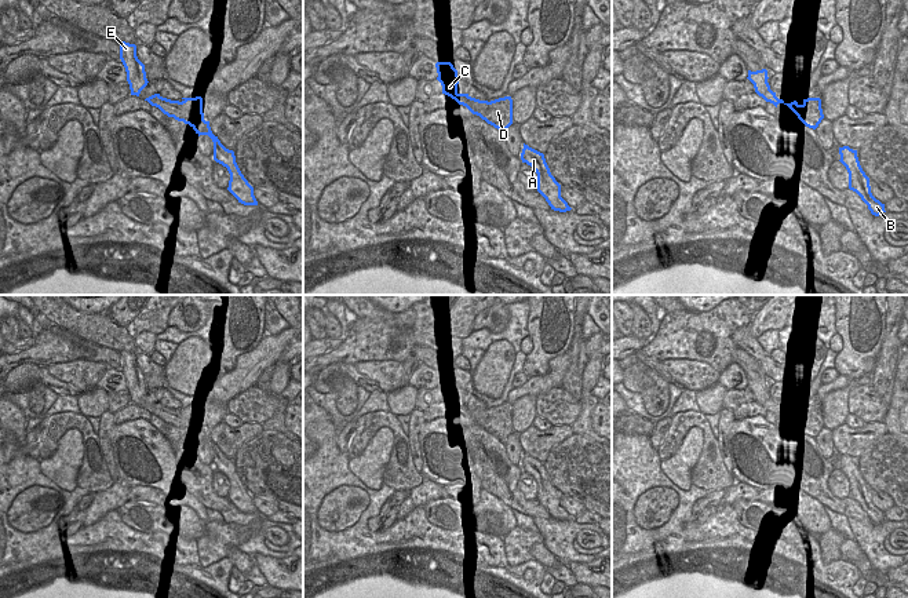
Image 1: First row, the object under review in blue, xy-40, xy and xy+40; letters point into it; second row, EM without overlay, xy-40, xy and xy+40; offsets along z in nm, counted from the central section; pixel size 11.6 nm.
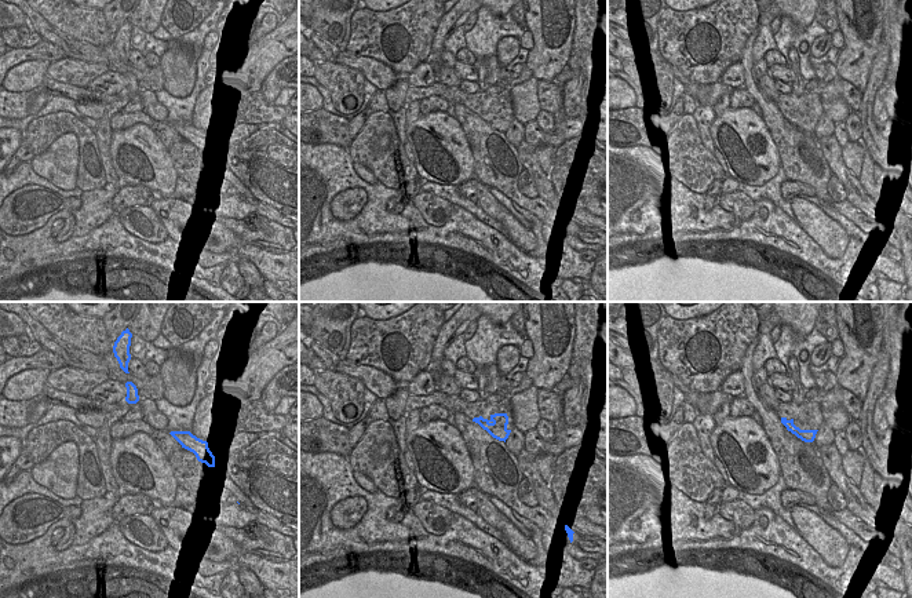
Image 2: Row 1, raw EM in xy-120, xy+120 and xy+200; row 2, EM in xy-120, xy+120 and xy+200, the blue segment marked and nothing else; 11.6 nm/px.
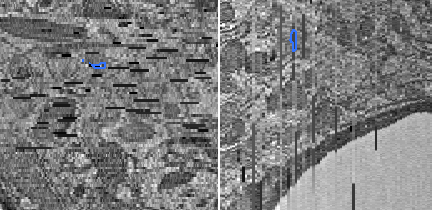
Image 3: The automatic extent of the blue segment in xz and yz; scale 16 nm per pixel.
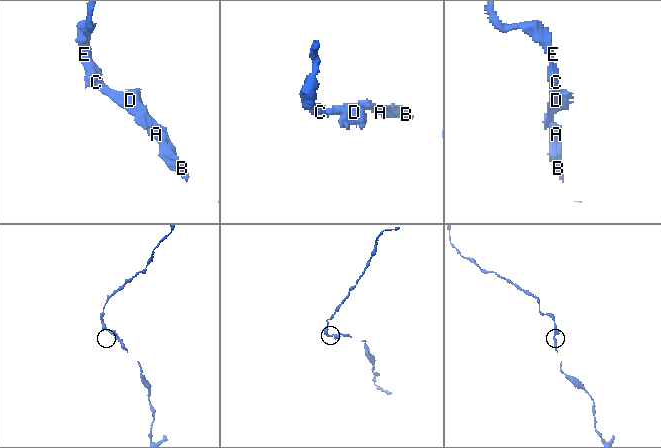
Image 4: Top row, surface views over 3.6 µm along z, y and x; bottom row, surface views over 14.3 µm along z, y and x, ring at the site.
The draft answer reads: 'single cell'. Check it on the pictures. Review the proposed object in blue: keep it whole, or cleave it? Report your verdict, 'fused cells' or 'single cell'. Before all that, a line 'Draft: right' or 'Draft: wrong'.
Draft: right
single cell

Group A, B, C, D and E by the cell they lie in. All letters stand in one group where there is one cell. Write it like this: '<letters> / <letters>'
A B C D E

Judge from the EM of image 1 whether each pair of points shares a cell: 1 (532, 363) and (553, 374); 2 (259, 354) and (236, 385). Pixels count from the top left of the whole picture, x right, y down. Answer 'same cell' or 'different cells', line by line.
1: different cells
2: same cell

